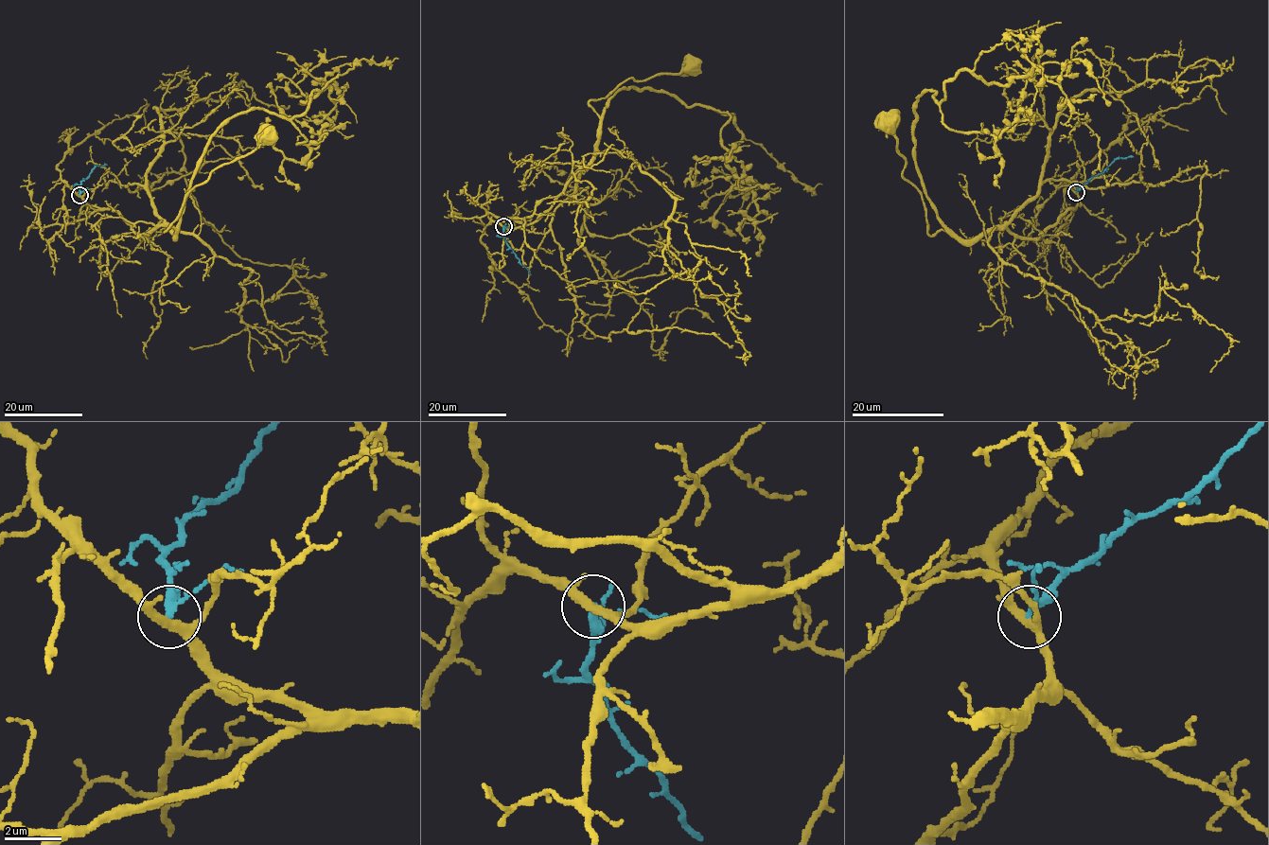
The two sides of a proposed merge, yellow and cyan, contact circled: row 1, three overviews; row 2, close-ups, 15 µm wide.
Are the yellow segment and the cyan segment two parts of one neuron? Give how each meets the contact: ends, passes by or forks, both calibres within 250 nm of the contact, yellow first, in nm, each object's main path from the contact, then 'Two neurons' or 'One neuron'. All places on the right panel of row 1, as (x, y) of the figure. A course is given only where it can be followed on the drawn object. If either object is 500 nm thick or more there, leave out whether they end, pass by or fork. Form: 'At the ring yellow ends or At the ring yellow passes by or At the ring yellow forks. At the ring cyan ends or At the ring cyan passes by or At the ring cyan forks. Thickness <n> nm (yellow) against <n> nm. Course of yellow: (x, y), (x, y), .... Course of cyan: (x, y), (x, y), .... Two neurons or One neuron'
At the ring yellow forks. At the ring cyan forks. Thickness 260 nm (yellow) against 160 nm. Course of yellow: (1076, 192), (1079, 202), (1035, 238), (1006, 229), (971, 239), (930, 235), (888, 125). Course of cyan: (1076, 192), (1116, 159), (1133, 157). Two neurons

